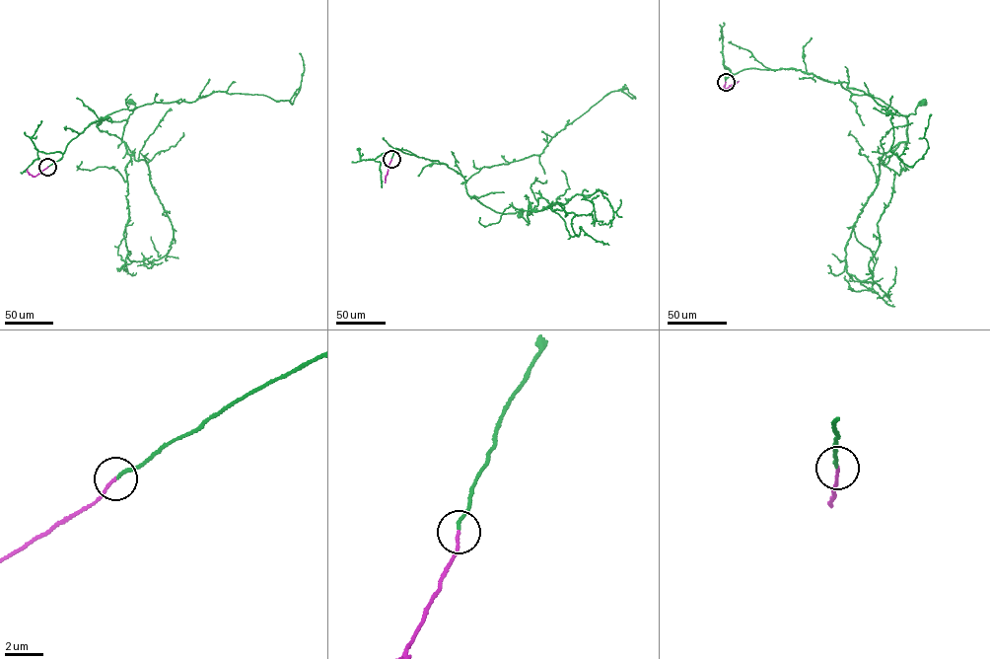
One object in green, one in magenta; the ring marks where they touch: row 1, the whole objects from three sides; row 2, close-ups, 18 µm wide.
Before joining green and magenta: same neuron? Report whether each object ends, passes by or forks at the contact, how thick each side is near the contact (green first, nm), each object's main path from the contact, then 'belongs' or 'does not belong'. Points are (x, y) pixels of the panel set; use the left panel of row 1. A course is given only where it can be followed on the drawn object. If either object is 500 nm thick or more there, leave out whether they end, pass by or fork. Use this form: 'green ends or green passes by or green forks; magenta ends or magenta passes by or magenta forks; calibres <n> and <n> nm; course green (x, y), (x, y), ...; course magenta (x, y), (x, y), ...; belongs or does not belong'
green ends; magenta ends; calibres 160 and 140 nm; course green (48, 167), (90, 123), (106, 115), (97, 125), (106, 119), (127, 119), (135, 106), (130, 102); course magenta (47, 167), (35, 176), (27, 169); belongs

